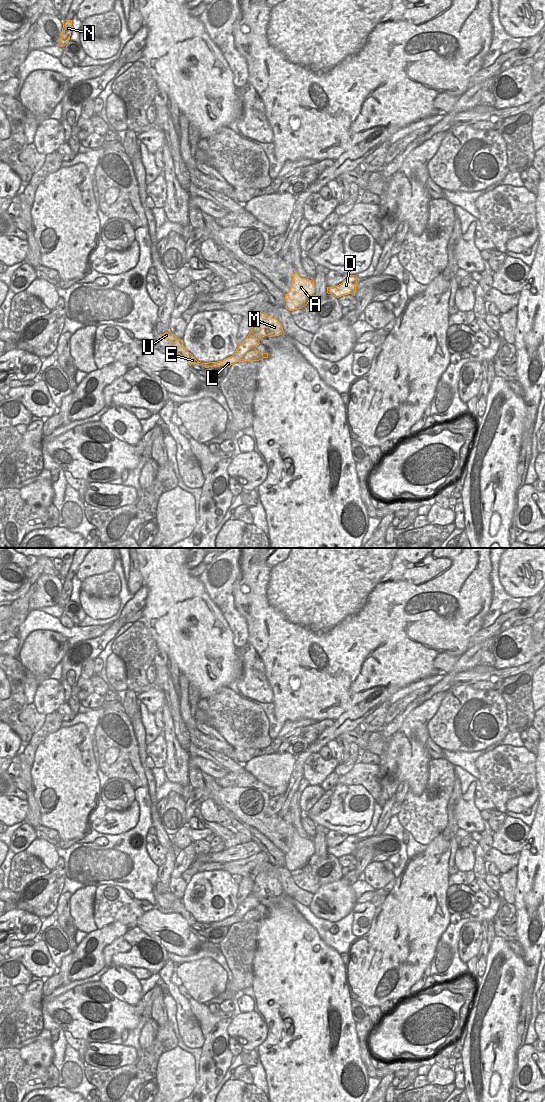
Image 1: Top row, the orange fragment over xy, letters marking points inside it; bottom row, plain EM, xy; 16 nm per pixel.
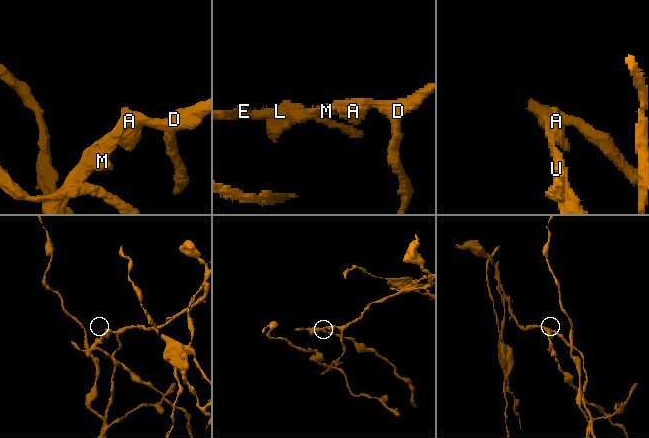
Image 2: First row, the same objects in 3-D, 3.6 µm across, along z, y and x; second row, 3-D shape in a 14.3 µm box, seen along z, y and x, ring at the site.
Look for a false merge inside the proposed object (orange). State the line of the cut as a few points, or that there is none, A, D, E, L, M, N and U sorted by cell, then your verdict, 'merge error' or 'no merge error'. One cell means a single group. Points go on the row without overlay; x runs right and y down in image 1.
cut in xy along (254, 908), (241, 918), (231, 917); A D M N / E L U; merge error

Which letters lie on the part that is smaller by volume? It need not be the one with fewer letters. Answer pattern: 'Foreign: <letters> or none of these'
Foreign: E, L, U

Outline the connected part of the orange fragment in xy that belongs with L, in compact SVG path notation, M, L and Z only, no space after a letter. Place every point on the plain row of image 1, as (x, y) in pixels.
M254 909L246 913L246 915L242 919L240 919L239 917L233 916L233 917L228 917L222 921L201 923L201 924L205 928L220 927L220 926L230 927L231 925L237 922L259 921L259 920L262 920L263 918L268 918L268 913L261 913L260 911Z

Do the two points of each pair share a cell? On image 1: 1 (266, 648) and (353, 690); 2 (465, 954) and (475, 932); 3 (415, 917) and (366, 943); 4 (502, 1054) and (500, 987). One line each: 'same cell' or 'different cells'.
1: same cell
2: same cell
3: same cell
4: same cell

